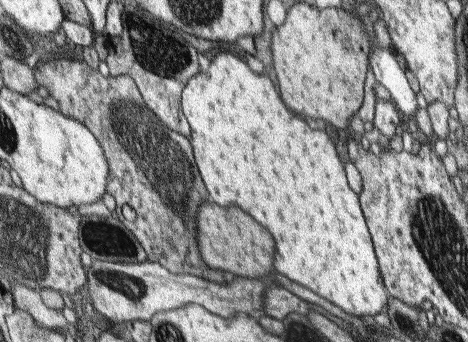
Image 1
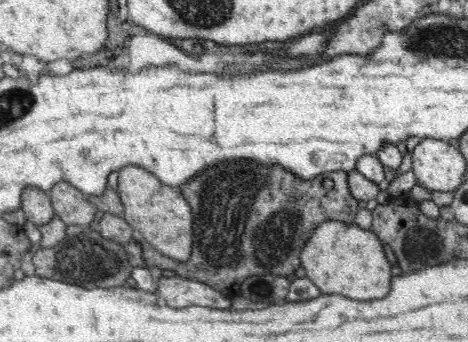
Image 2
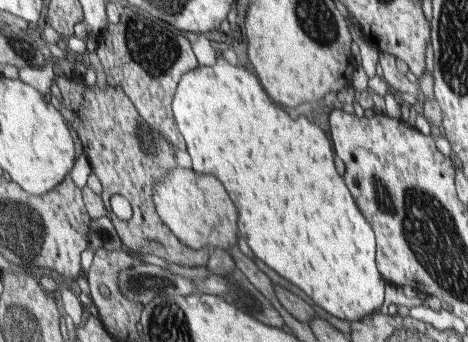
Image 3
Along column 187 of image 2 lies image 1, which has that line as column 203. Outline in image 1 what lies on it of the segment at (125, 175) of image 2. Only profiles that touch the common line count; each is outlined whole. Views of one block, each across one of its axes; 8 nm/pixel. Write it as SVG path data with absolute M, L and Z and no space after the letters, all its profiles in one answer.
M203 200L201 206L197 206L195 214L197 224L197 250L201 254L201 260L215 272L231 272L239 278L251 278L261 280L265 276L271 276L273 270L273 240L271 234L261 228L251 216L247 216L237 206L217 206L213 202Z

